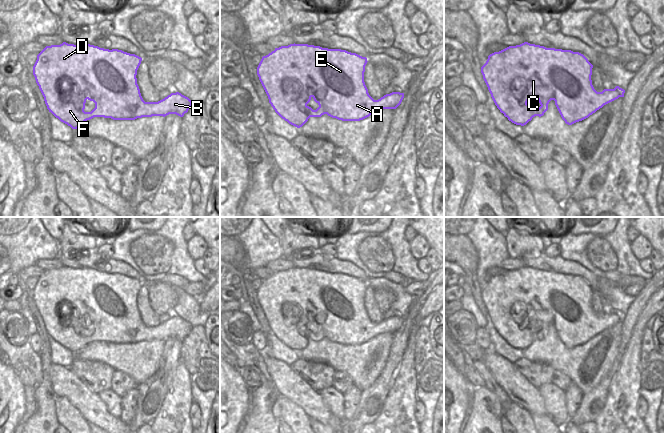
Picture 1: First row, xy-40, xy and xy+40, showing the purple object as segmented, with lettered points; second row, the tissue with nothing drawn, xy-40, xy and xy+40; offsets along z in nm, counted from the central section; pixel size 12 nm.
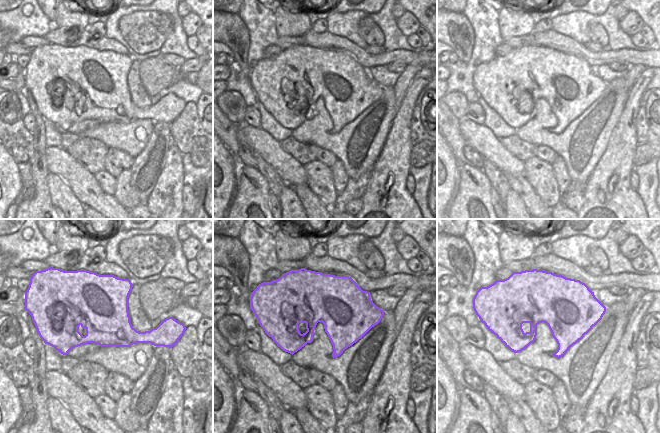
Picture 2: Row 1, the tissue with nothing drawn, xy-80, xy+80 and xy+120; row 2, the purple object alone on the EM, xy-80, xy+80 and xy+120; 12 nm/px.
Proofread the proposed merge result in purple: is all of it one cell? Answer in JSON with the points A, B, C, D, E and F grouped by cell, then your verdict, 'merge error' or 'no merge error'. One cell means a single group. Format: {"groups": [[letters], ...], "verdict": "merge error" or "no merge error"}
{"groups": [["A", "B", "C", "D", "E", "F"]], "verdict": "no merge error"}

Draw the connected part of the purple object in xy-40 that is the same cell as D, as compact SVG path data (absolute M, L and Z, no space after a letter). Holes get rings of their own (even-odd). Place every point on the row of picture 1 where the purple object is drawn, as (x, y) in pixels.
M63 42L46 46L33 66L33 75L44 97L45 104L61 122L77 129L94 117L113 120L135 120L142 117L176 114L183 117L193 102L179 92L171 93L158 102L145 102L137 84L137 70L142 58L118 49L98 46L74 45ZM86 100L93 101L95 108L85 112Z

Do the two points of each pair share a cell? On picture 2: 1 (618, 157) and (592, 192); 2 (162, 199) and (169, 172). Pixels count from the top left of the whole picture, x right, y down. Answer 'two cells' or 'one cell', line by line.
1: one cell
2: one cell

